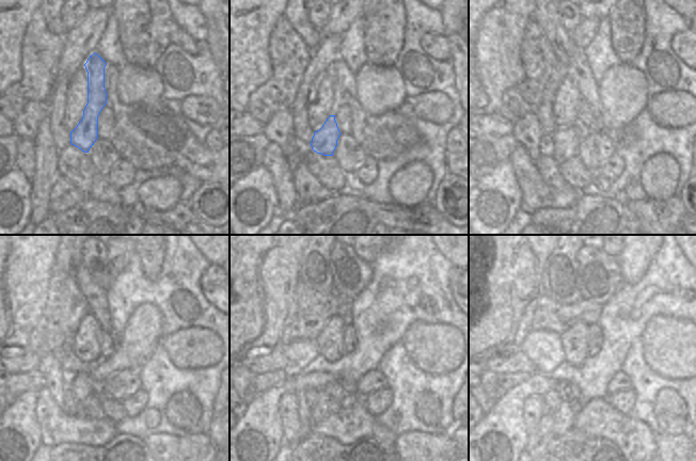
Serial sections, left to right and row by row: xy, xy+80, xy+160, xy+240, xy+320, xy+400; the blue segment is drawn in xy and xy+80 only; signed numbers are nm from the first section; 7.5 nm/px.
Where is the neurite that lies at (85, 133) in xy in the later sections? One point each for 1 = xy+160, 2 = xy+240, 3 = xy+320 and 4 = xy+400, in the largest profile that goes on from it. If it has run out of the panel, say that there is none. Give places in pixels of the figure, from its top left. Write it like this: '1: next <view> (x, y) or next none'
1: next xy+160 (566, 140)
2: next xy+240 (82, 387)
3: next xy+320 (320, 411)
4: next xy+400 (563, 417)

